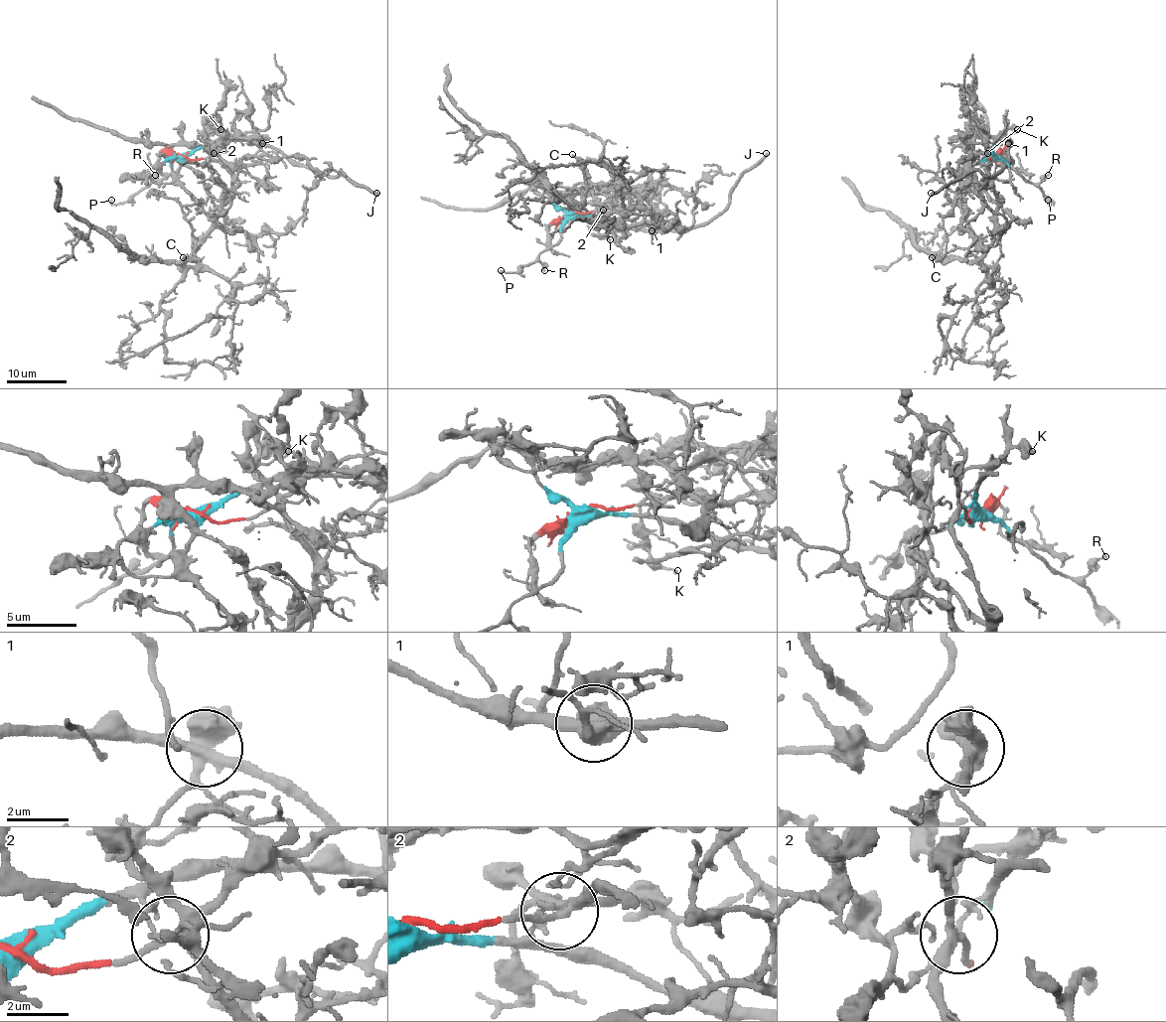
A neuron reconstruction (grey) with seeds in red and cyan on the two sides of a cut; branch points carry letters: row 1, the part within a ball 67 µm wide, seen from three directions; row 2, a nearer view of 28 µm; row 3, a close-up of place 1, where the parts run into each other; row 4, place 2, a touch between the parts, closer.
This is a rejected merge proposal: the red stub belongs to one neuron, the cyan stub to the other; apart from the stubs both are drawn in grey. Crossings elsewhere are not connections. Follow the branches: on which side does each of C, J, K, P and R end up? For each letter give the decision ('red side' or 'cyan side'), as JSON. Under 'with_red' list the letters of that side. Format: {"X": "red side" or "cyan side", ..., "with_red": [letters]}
{"C": "red side", "J": "cyan side", "K": "red side", "P": "cyan side", "R": "cyan side", "with_red": ["C", "K"]}

